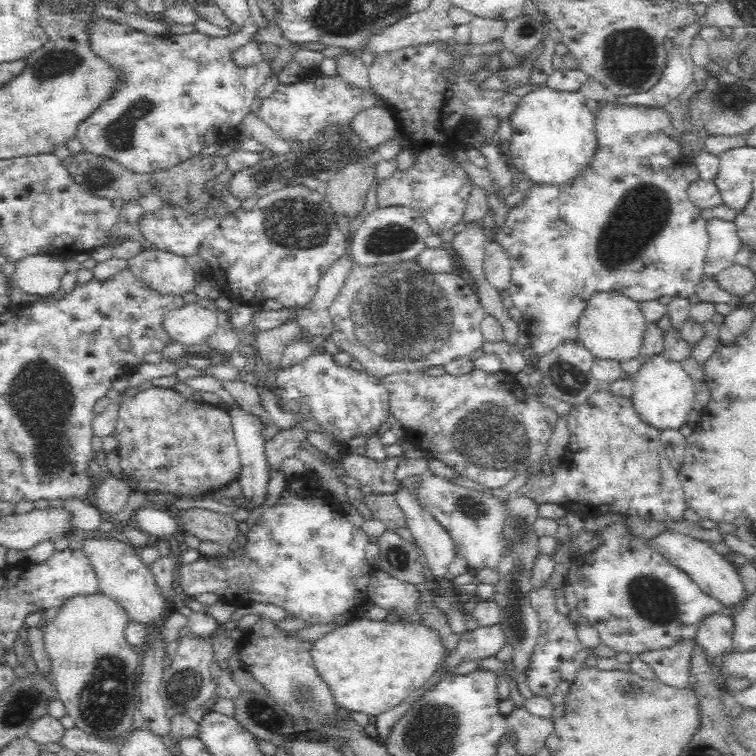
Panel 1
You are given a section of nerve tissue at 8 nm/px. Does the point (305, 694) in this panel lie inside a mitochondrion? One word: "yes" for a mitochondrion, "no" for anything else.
yes

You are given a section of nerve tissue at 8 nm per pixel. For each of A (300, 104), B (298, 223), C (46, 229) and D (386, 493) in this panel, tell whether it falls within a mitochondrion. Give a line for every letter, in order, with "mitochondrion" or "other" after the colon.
A: other
B: mitochondrion
C: other
D: other

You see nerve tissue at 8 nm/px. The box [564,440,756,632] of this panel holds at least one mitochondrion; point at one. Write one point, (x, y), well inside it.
(652, 598)

